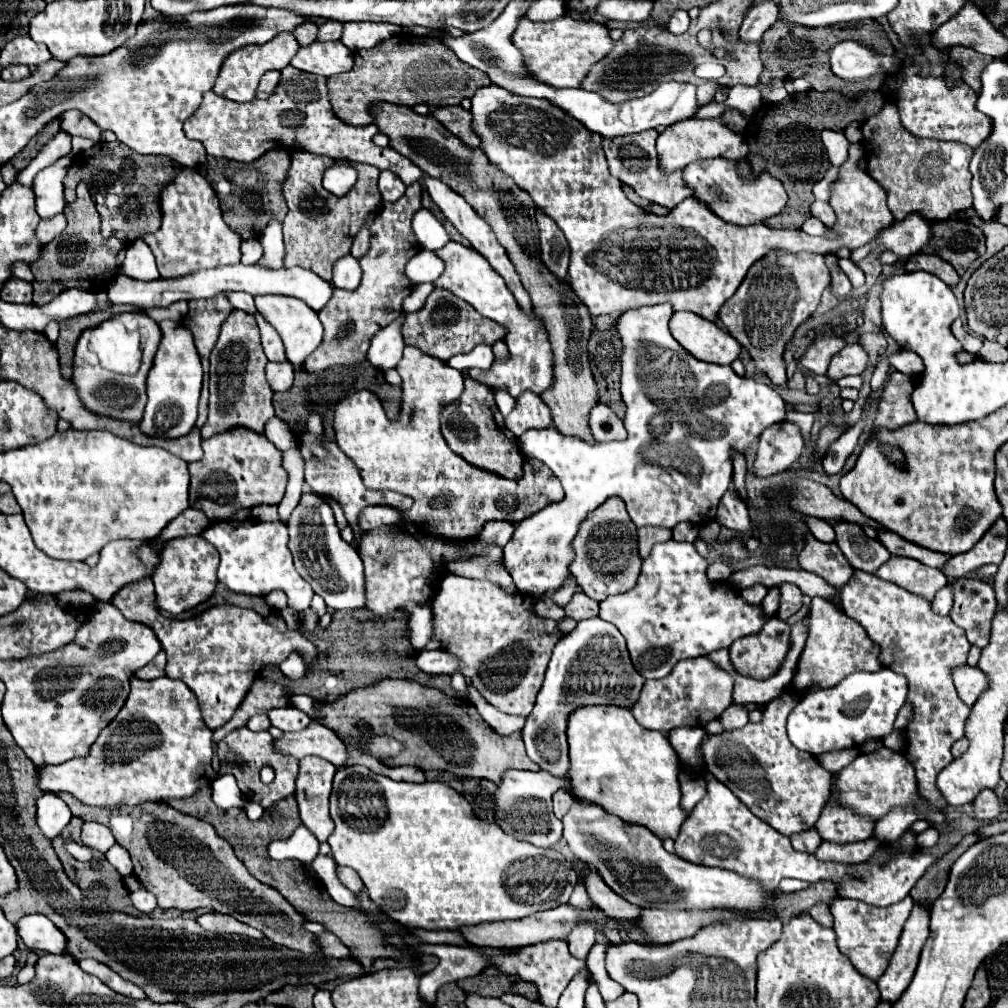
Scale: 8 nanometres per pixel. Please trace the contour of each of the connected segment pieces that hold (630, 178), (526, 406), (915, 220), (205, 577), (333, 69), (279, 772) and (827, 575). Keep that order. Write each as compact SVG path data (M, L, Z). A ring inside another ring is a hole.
M645 130L639 134L627 134L627 136L617 136L617 138L603 138L603 150L609 162L609 170L615 178L631 186L641 198L661 204L665 208L677 206L681 200L689 198L689 188L681 184L681 178L669 178L659 170L657 164L657 152L655 152L655 140L659 132L657 130Z
M523 392L511 414L505 418L505 426L515 434L521 436L521 432L529 428L549 428L553 424L551 410L549 406L541 400L539 394L535 392Z
M911 212L903 220L895 220L889 228L881 230L869 244L853 250L850 260L858 264L877 246L883 246L897 258L911 258L919 254L933 238L931 224L933 220L929 220L921 212Z
M191 536L191 538L181 538L181 540L171 540L169 548L165 548L165 556L161 556L161 568L157 570L157 576L153 576L155 584L155 596L157 596L157 608L177 616L185 610L195 608L197 604L205 602L217 584L217 550L209 546L204 538Z
M341 40L335 42L315 42L307 48L299 48L293 56L291 64L303 72L319 74L319 76L333 76L339 72L349 72L353 68L353 56Z
M237 728L233 732L229 732L219 744L217 744L217 754L219 754L219 762L221 774L231 772L237 778L237 784L241 788L241 792L245 794L247 800L261 804L263 808L273 806L275 802L283 800L285 796L295 792L295 778L297 778L297 758L281 754L275 744L273 744L273 736L269 732L251 732L249 728ZM263 766L271 766L275 770L275 780L271 784L263 784L259 778L259 770Z
M807 536L807 546L799 554L801 568L821 576L829 586L841 588L853 574L853 568L837 548L837 544L823 544L813 536Z

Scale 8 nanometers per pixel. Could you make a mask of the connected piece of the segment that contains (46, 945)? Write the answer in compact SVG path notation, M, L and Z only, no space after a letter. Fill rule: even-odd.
M42 914L23 917L16 923L17 934L23 938L27 948L43 950L51 954L67 954L65 934Z

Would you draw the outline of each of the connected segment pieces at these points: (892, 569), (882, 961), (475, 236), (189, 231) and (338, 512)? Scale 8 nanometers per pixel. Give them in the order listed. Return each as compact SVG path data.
M891 556L877 572L879 578L889 580L911 594L923 596L925 600L933 600L935 592L947 584L947 576L939 568L931 568L913 558Z
M907 896L905 900L901 900L893 906L885 906L885 908L871 906L871 904L857 902L853 899L836 898L831 904L831 914L835 918L833 930L837 934L839 950L853 962L853 966L861 974L869 976L871 980L877 980L885 972L889 958L895 952L895 946L899 942L903 924L911 914L911 908L913 908L911 896Z
M423 178L423 186L425 186L425 190L429 192L429 196L433 198L433 202L439 206L439 210L445 214L445 218L471 242L471 246L491 264L491 268L495 268L495 272L505 280L505 284L507 284L507 288L509 288L509 292L513 294L513 298L517 300L517 304L519 304L519 310L523 312L523 314L529 314L531 312L531 300L529 300L529 294L525 292L525 288L521 286L521 280L519 280L519 276L517 276L517 272L515 272L515 268L513 268L513 264L511 264L511 260L507 258L507 254L505 254L505 248L497 242L497 238L495 238L495 234L493 234L493 230L491 230L491 226L463 200L463 196L461 194L457 194L457 192L453 192L447 184L443 184L441 180L437 180L437 178Z
M183 168L161 190L159 204L163 224L157 232L142 236L142 240L151 248L161 278L181 278L197 270L237 264L241 260L239 234L225 224L217 194L195 169Z
M320 494L320 496L328 503L331 504L331 508L333 508L333 512L335 512L335 520L337 520L337 526L339 528L345 528L348 525L347 520L345 519L344 513L342 511L341 506L335 502L332 498Z

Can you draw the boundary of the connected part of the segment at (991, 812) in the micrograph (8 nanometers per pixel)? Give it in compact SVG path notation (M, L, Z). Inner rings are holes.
M981 790L973 800L973 816L977 820L993 820L999 816L999 798L993 790Z

